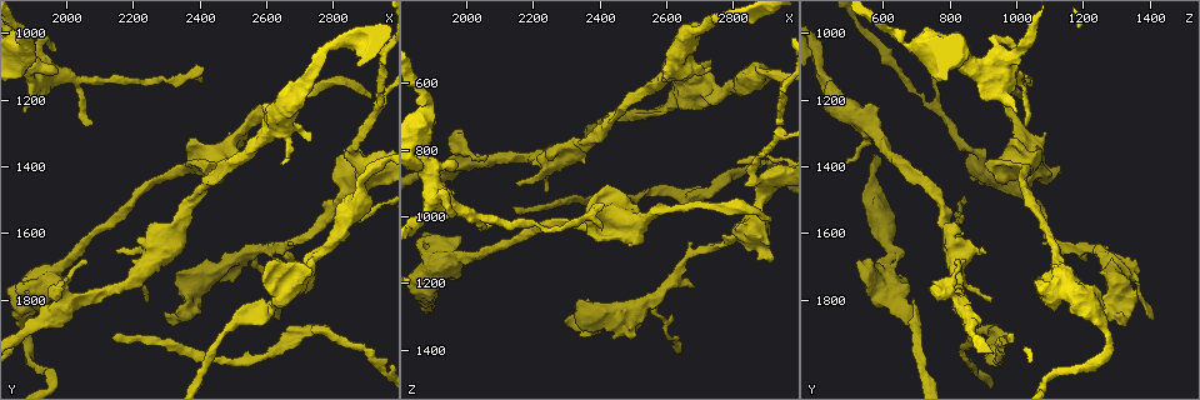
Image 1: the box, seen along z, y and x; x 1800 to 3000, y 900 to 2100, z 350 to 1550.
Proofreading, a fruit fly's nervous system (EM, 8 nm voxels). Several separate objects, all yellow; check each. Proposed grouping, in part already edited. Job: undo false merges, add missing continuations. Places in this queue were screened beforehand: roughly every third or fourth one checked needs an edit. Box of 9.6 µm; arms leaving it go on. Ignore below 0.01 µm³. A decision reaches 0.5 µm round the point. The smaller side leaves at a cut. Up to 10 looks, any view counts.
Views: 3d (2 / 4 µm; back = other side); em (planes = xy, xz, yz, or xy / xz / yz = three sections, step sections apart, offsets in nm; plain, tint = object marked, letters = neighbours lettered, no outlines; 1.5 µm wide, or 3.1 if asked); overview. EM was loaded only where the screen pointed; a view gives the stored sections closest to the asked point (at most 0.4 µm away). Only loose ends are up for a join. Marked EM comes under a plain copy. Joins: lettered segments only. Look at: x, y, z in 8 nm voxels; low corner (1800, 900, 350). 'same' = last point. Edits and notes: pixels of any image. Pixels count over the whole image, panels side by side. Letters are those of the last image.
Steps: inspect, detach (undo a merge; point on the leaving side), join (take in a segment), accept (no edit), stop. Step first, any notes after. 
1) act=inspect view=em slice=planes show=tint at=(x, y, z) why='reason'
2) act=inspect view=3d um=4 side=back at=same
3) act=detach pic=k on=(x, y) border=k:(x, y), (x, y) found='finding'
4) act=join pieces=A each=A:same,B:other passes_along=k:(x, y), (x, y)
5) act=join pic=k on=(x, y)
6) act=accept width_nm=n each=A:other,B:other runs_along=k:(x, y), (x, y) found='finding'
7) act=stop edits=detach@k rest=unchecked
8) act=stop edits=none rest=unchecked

act=inspect view=em slice=planes show=letters at=(2630, 1850, 1410) why='tapers out'

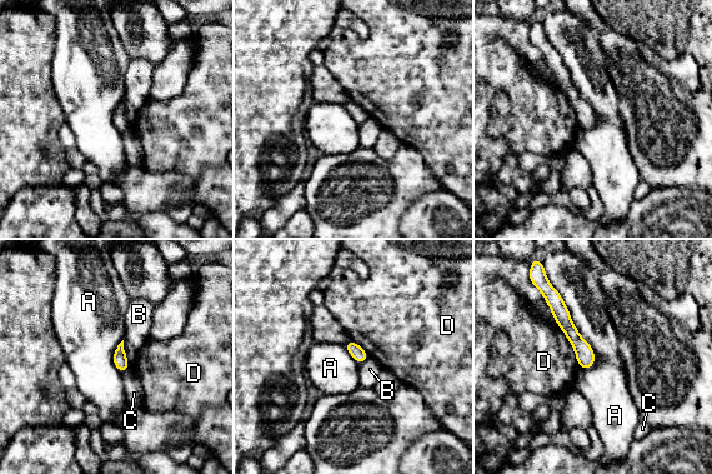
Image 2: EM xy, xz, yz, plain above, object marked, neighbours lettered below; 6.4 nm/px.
act=accept each=A:other,B:other,C:other,D:other runs_along=2:(555, 295), (587, 365) found='none of them fits'

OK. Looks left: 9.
act=inspect view=em slice=planes show=tint at=(1950, 1730, 1120) why='sudden change in width'

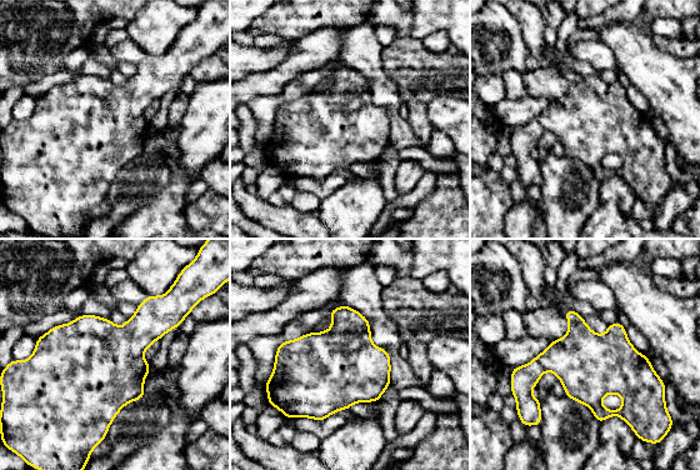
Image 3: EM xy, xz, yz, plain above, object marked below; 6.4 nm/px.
act=inspect view=em slice=planes show=letters at=same

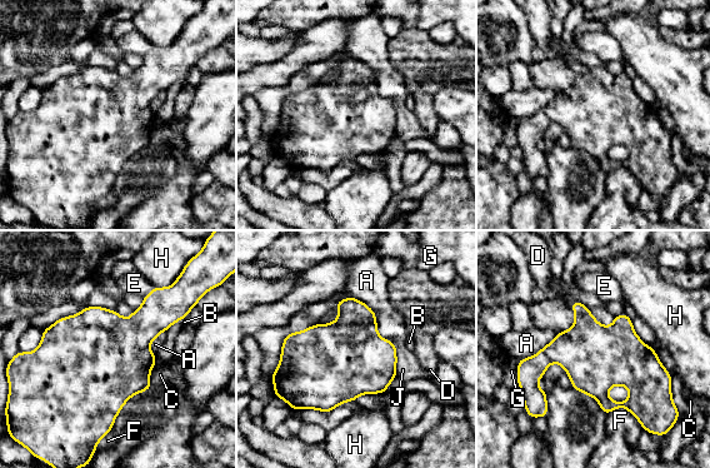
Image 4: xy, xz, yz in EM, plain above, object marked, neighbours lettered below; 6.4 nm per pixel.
act=accept each=A:other,B:other,C:other,D:other,E:other,F:other,G:other,H:other,J:other border=4:(351, 295), (396, 347) found='continuous, no second cell'

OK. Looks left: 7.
act=inspect view=3d um=4 at=(2410, 1100, 950) why='branch stops here'

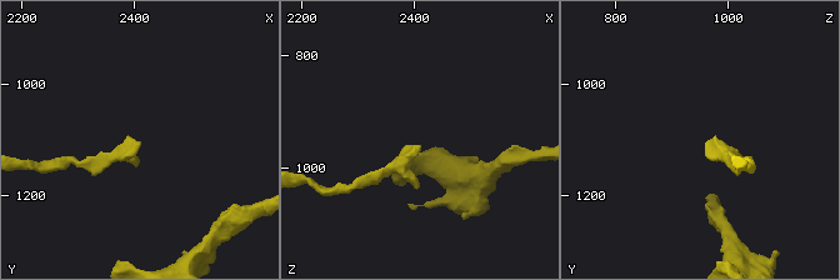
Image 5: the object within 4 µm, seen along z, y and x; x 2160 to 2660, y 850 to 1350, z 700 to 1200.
act=inspect view=em slice=planes show=letters at=(2410, 1110, 960) why='now the EM'

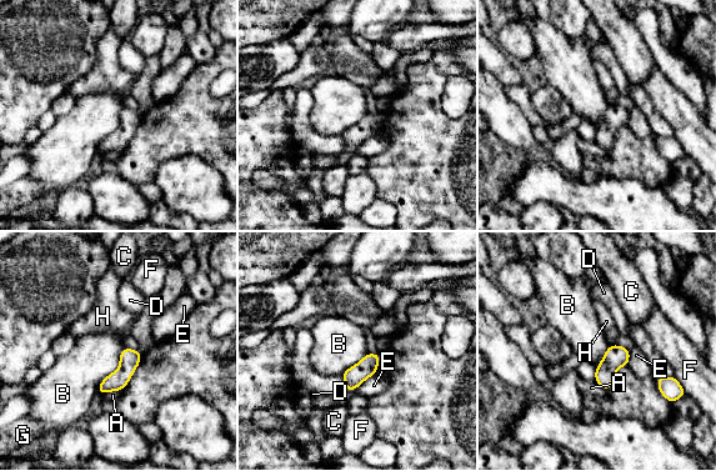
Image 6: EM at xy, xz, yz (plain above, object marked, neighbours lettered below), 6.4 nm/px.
act=accept width_nm=130 longest_contact=B:340nm each=A:other,B:other,C:other,D:other,E:other,F:other,G:other,H:other found='none of them fits'

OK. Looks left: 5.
act=inspect view=em slice=planes show=tint at=(2740, 1720, 530) why='stops while still wide'

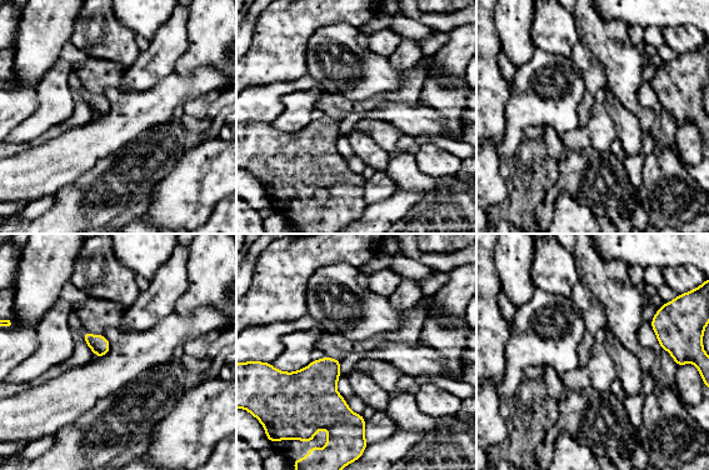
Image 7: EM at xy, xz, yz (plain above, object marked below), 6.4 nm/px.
act=inspect view=em slice=planes show=letters at=same

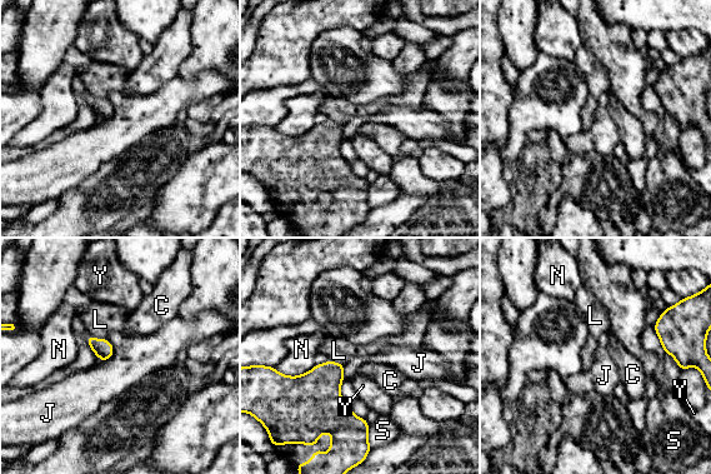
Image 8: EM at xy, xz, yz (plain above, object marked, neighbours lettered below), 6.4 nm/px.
act=accept each=C:other,J:other,L:other,N:other,S:other,Y:other border=8:(106, 339), (113, 354), (100, 363) found='none of them fits'

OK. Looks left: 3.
act=stop edits=none rest=unchecked

